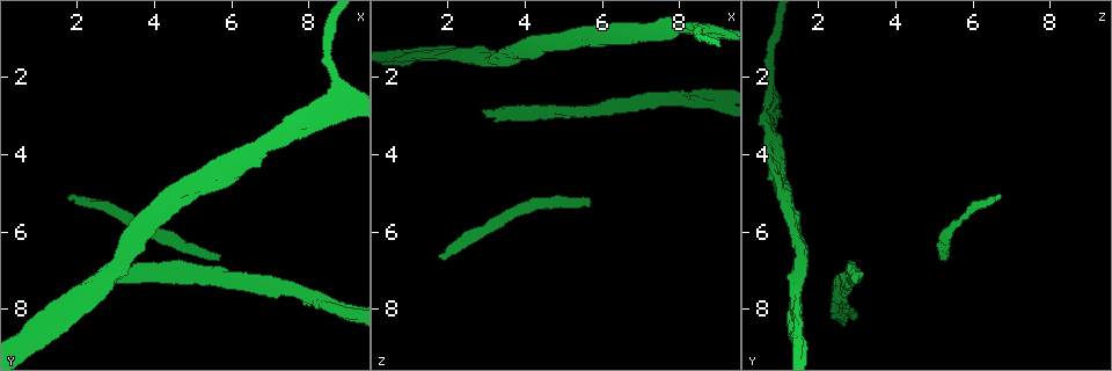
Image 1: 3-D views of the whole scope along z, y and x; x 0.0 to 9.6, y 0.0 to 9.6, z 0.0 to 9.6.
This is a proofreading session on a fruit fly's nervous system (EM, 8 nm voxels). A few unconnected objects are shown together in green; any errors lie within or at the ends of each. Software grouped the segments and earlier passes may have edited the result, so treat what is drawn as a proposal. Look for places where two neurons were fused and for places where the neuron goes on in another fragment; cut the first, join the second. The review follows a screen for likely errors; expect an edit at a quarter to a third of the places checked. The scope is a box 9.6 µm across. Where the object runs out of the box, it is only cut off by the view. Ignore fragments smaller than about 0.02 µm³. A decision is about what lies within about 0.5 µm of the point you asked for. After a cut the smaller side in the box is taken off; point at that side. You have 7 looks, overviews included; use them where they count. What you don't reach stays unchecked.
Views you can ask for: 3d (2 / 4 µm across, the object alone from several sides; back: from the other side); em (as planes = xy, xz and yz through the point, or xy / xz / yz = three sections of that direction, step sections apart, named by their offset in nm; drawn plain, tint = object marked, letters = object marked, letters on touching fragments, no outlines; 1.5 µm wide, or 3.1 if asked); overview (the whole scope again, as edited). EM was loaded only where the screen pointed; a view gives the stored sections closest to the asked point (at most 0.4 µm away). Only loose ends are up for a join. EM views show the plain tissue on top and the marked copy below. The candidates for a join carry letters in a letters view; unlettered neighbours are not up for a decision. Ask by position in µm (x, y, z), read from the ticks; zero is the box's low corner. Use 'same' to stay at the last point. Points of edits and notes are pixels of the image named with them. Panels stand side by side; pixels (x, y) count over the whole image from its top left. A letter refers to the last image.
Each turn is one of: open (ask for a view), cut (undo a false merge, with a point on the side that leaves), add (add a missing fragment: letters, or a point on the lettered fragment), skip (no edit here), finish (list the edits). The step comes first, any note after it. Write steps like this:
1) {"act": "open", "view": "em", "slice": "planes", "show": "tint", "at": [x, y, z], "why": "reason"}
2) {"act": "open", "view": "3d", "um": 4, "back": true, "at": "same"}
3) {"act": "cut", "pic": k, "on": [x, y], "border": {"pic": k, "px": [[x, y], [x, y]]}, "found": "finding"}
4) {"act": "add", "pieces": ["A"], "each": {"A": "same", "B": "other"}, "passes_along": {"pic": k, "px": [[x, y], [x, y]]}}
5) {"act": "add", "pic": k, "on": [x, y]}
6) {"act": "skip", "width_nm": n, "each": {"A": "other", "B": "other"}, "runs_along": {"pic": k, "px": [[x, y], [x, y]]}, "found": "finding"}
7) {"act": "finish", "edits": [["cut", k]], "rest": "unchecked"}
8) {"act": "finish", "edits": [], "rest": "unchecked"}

{"act": "open", "view": "3d", "um": 2, "at": [7.90, 3.55, 1.00], "why": "branch stops here"}

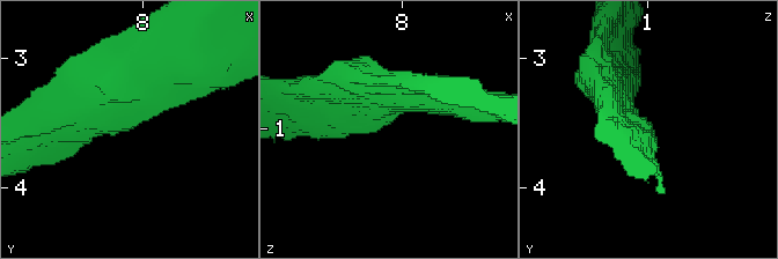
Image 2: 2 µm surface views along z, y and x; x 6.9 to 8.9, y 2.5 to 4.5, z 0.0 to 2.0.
{"act": "open", "view": "em", "slice": "planes", "show": "letters", "at": [7.86, 3.52, 1.00]}

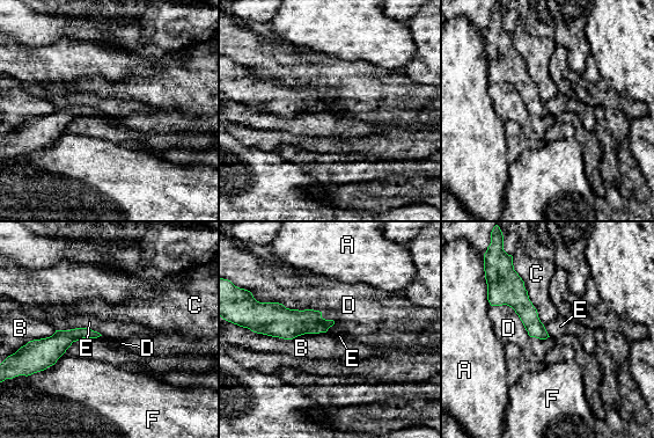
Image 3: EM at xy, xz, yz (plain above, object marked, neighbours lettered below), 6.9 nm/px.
{"act": "skip", "longest_contact_nm": ["D", 550], "each": {"A": "other", "B": "other", "C": "other", "D": "other", "E": "other", "F": "other"}, "found": "no lettered fragment goes on from it"}

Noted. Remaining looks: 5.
{"act": "open", "view": "em", "slice": "yz", "step": 8, "show": "tint", "at": [3.35, 6.35, 1.55], "why": "arms run side by side"}

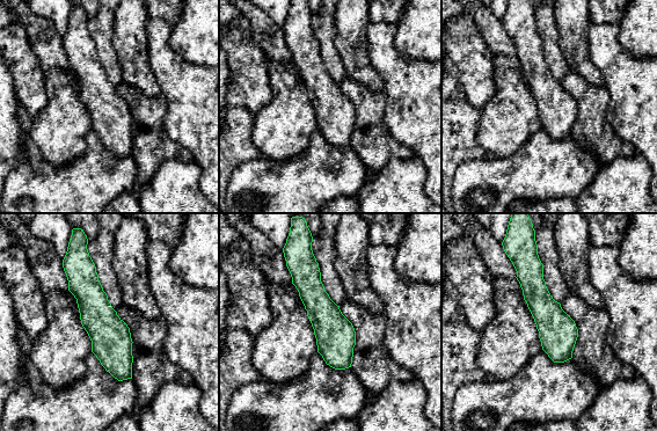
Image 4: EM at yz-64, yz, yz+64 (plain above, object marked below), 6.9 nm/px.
{"act": "open", "view": "em", "slice": "planes", "show": "tint", "at": "same"}

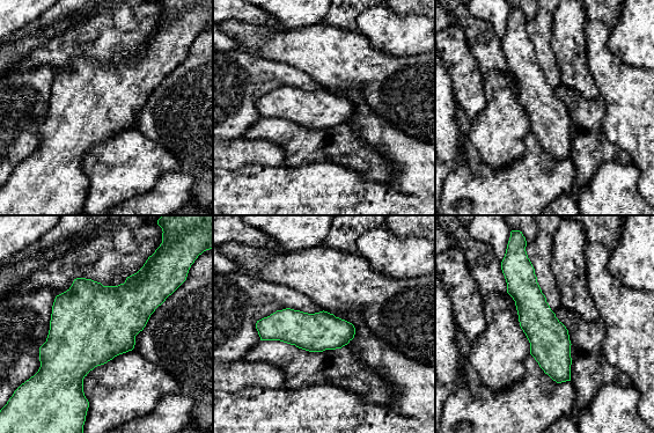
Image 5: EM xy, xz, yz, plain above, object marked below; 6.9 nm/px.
{"act": "open", "view": "em", "slice": "planes", "show": "letters", "at": "same", "why": "see the neighbours"}

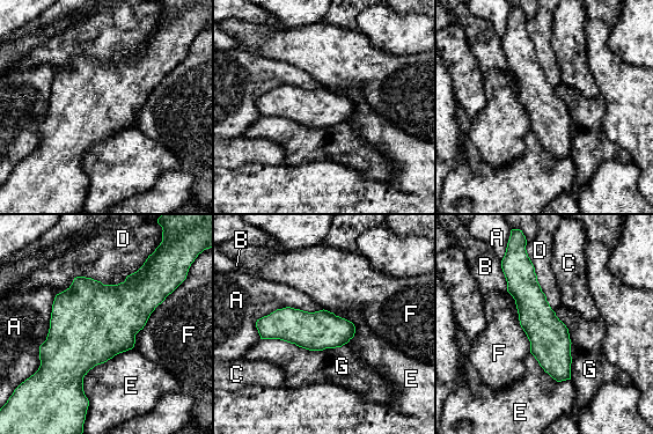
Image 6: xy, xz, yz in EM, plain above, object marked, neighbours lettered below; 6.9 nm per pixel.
{"act": "skip", "longest_contact_nm": ["D", 650], "each": {"A": "other", "B": "other", "C": "other", "D": "other", "E": "other", "F": "other", "G": "other"}, "border": {"pic": 6, "px": [[261, 338], [309, 350], [346, 344]]}, "found": "all the same neuron"}

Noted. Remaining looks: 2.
{"act": "open", "view": "em", "slice": "yz", "step": 8, "show": "tint", "at": [5.55, 4.15, 0.70], "why": "branch stops here"}

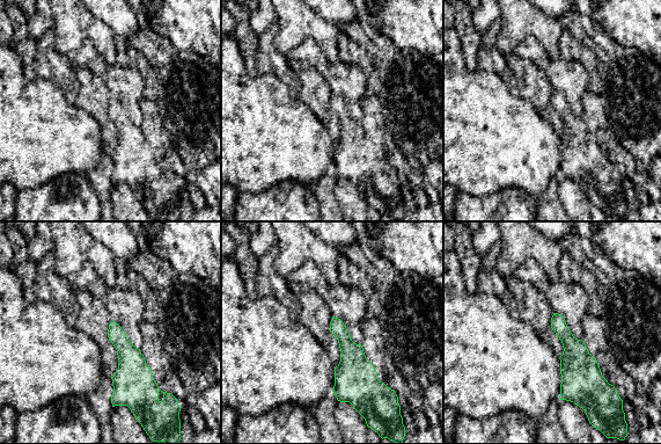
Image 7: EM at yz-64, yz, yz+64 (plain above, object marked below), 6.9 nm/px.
{"act": "open", "view": "em", "slice": "planes", "show": "letters", "at": "same"}

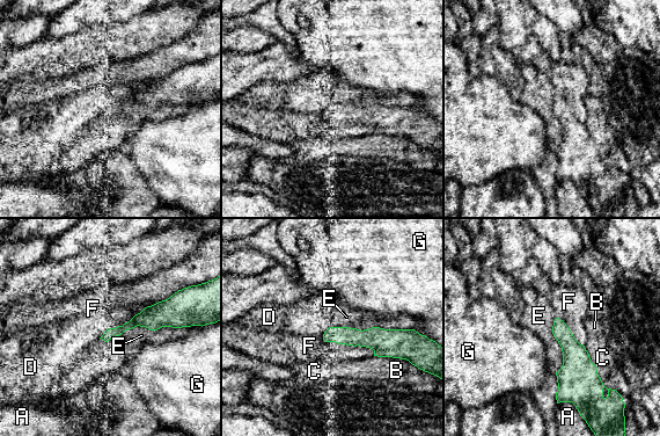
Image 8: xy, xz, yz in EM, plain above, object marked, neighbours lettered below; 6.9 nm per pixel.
{"act": "skip", "each": {"A": "other", "B": "other", "C": "other", "D": "other", "E": "other", "F": "other", "G": "other"}, "border": {"pic": 8, "px": [[322, 334], [374, 355]]}, "found": "none of them fits"}

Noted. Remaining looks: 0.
{"act": "finish", "edits": [], "rest": "unchecked"}

